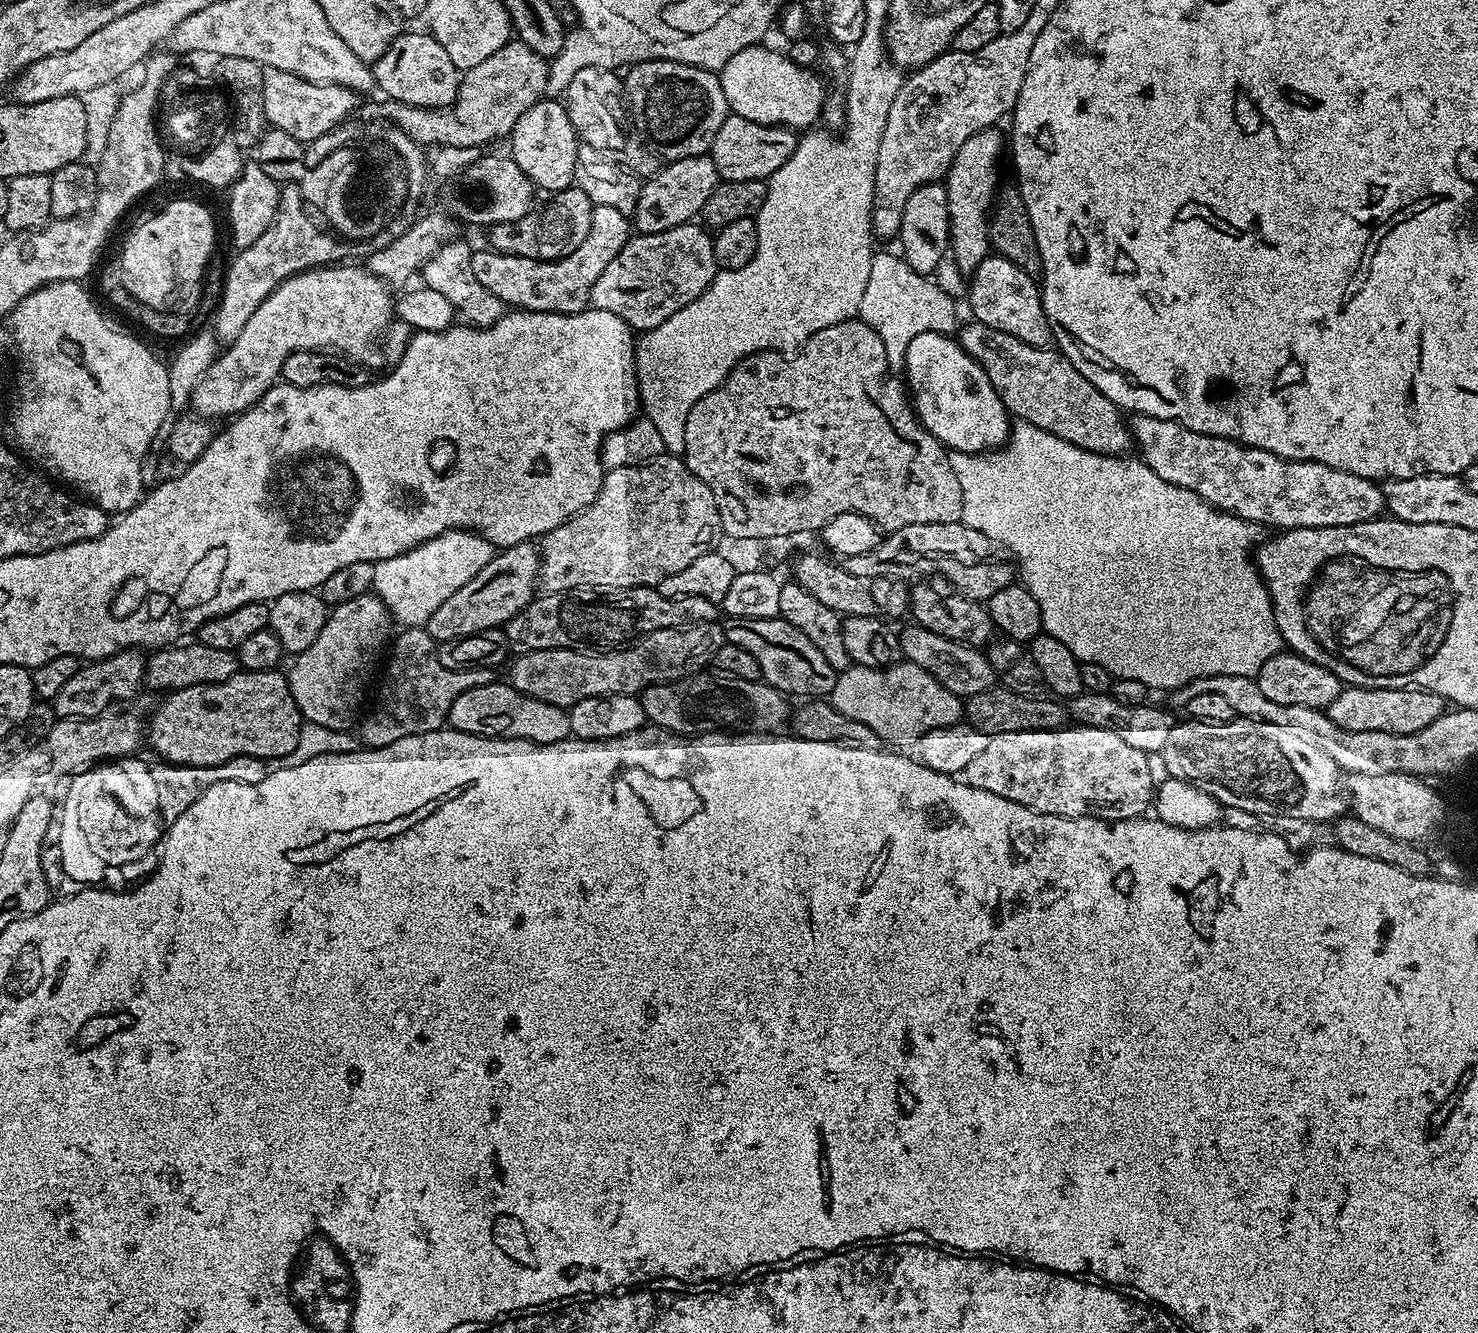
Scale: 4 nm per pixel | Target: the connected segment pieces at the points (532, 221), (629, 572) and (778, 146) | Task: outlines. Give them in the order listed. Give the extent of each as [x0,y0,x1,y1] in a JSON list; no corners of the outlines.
[[487,186,594,260],[538,454,721,594],[710,114,797,181]]

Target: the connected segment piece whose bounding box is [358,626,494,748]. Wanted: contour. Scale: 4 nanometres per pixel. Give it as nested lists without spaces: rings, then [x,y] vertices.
[[[427,627],[400,630],[384,668],[384,689],[377,694],[376,705],[369,710],[368,717],[359,721],[359,739],[369,748],[381,748],[398,742],[398,738],[438,731],[448,723],[454,698],[474,686],[493,683],[492,672],[491,667],[454,670],[442,666],[437,641]]]

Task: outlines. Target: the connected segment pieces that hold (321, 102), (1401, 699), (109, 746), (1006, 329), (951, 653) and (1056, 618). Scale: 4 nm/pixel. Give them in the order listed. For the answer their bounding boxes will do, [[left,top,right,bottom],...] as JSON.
[[262,68,358,142],[1326,687,1446,734],[46,712,142,774],[966,254,1054,348],[898,622,997,698],[948,422,1284,690]]

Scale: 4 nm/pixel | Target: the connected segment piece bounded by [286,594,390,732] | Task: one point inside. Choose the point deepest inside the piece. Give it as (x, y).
(327, 679)

